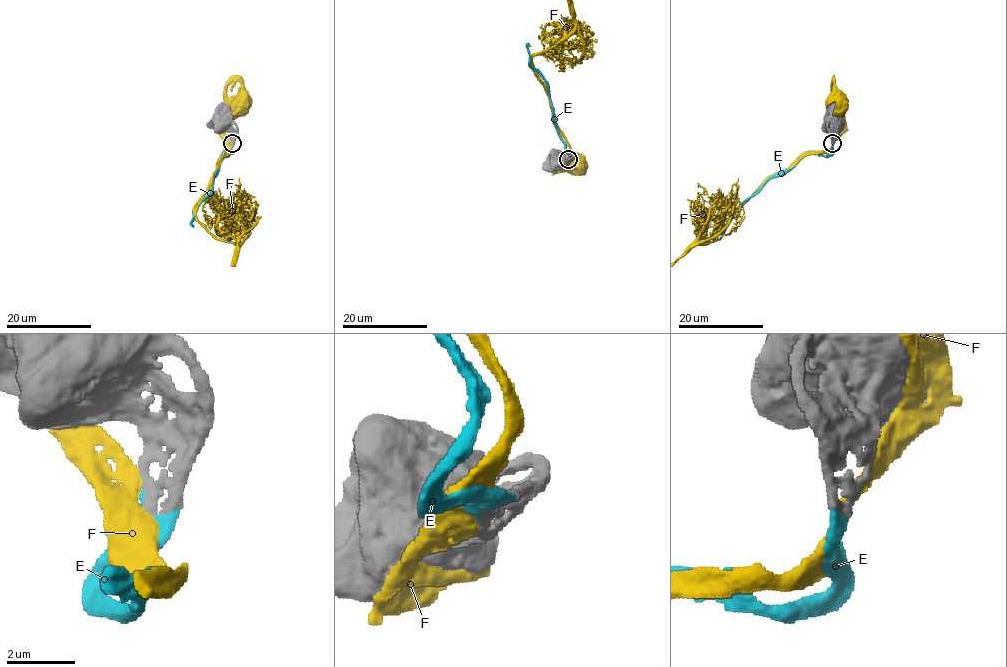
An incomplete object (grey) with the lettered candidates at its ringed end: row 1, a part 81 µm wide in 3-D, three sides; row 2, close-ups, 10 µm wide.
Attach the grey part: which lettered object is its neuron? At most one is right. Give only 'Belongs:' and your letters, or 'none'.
Belongs: E

